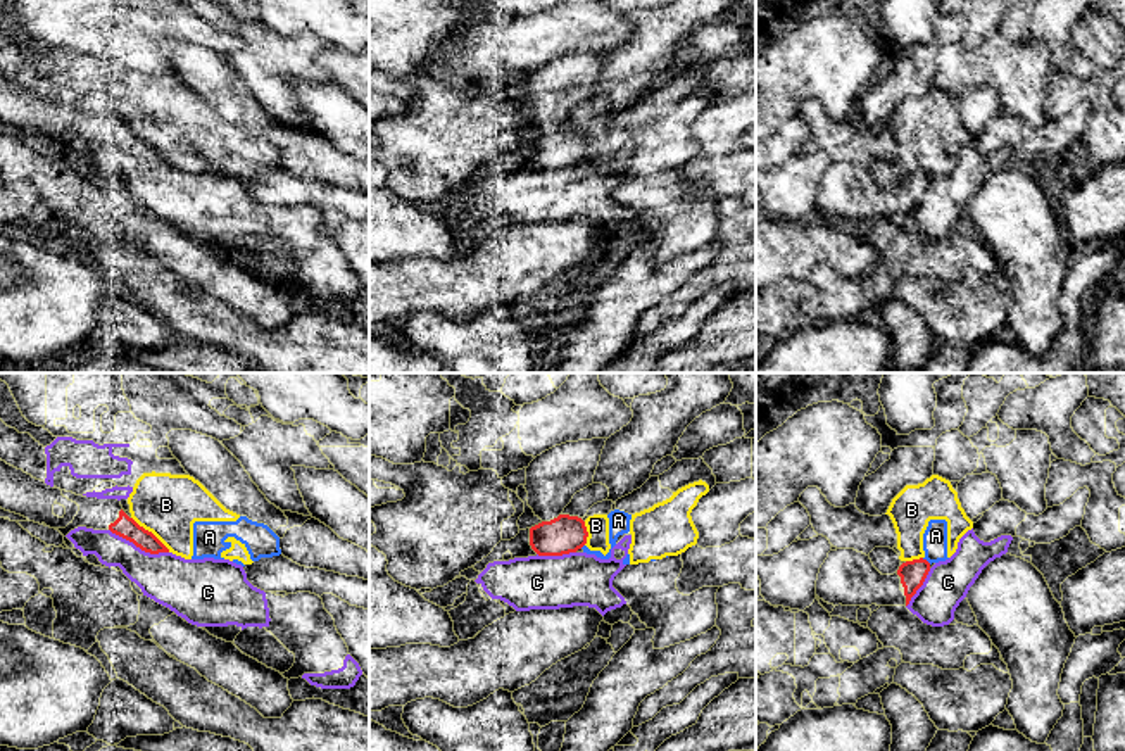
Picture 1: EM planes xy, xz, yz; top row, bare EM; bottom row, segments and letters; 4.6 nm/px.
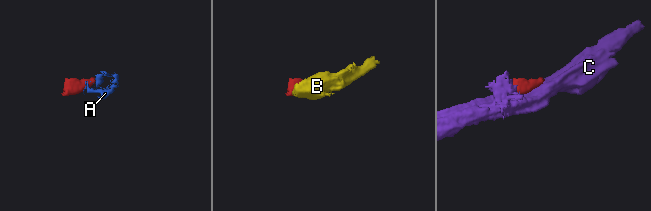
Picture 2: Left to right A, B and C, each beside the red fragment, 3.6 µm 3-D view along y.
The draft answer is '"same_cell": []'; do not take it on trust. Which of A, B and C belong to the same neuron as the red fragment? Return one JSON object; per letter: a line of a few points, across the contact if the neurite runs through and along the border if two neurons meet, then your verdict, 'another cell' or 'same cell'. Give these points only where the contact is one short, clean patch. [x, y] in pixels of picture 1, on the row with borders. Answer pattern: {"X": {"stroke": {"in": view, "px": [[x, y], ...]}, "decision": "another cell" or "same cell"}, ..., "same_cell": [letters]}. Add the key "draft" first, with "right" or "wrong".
{"draft": "right", "A": {"stroke": {"in": "yz", "px": [[922, 558], [930, 563]]}, "decision": "another cell"}, "B": {"stroke": {"in": "xy", "px": [[131, 517], [169, 551]]}, "decision": "another cell"}, "C": {"decision": "another cell"}, "same_cell": []}

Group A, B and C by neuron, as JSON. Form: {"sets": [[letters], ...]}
{"sets": [["A", "B"], ["C"]]}

